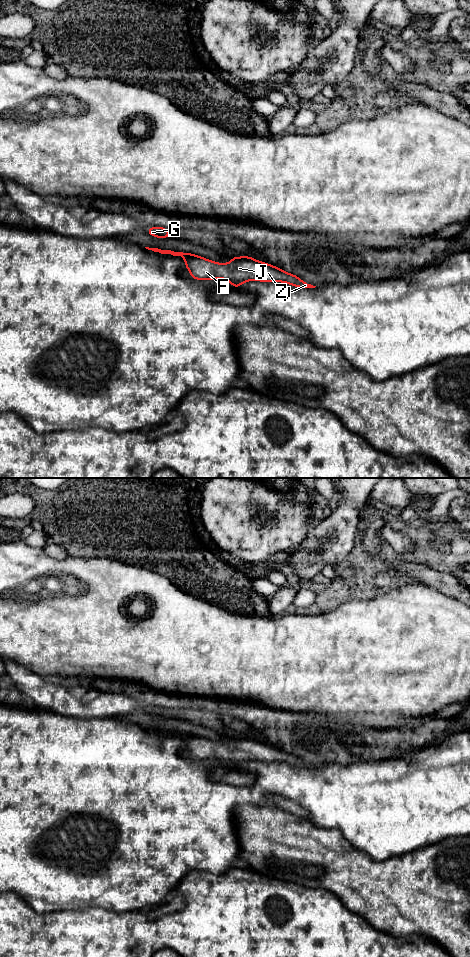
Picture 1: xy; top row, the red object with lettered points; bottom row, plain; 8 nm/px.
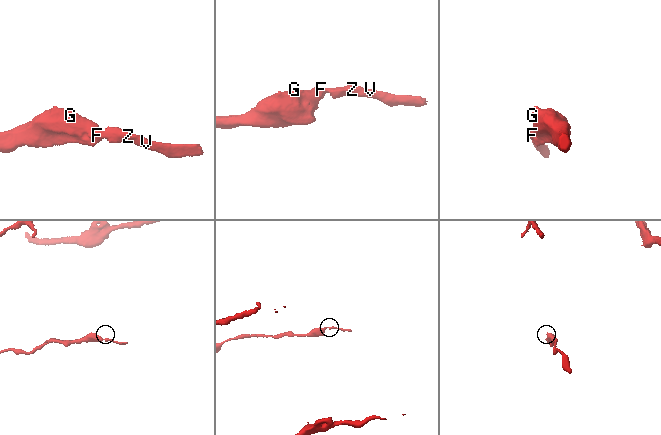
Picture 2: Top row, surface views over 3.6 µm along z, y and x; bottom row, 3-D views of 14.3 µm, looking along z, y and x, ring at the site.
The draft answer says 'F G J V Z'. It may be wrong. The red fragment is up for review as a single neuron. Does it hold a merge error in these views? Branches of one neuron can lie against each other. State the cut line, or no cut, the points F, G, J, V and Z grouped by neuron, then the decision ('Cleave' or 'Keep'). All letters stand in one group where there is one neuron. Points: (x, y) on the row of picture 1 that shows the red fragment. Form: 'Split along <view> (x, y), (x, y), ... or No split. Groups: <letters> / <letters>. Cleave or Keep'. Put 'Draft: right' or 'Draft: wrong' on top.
Draft: right
No split. Groups: F G J V Z. Keep

